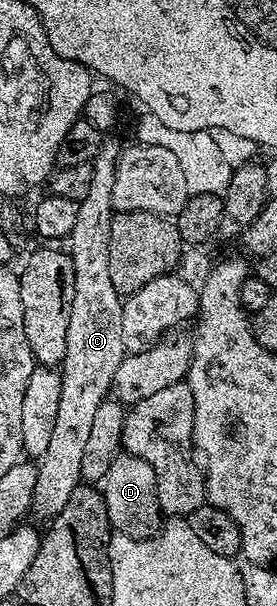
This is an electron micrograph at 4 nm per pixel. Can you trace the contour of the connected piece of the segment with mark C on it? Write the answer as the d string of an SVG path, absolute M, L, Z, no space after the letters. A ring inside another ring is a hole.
M115 136L104 139L94 162L91 163L91 179L85 196L79 201L73 232L65 239L66 249L73 260L73 304L69 308L69 332L65 340L65 356L61 363L61 396L57 404L57 420L53 420L53 436L49 440L49 448L45 448L37 458L35 487L31 493L31 510L39 513L44 520L55 518L57 512L61 512L61 508L65 508L69 501L69 492L73 492L73 488L80 485L81 456L85 453L85 443L93 424L93 415L112 393L111 381L125 356L121 340L121 312L124 299L117 292L117 288L113 288L113 280L109 277L109 228L113 217L113 180L123 146L111 137Z

